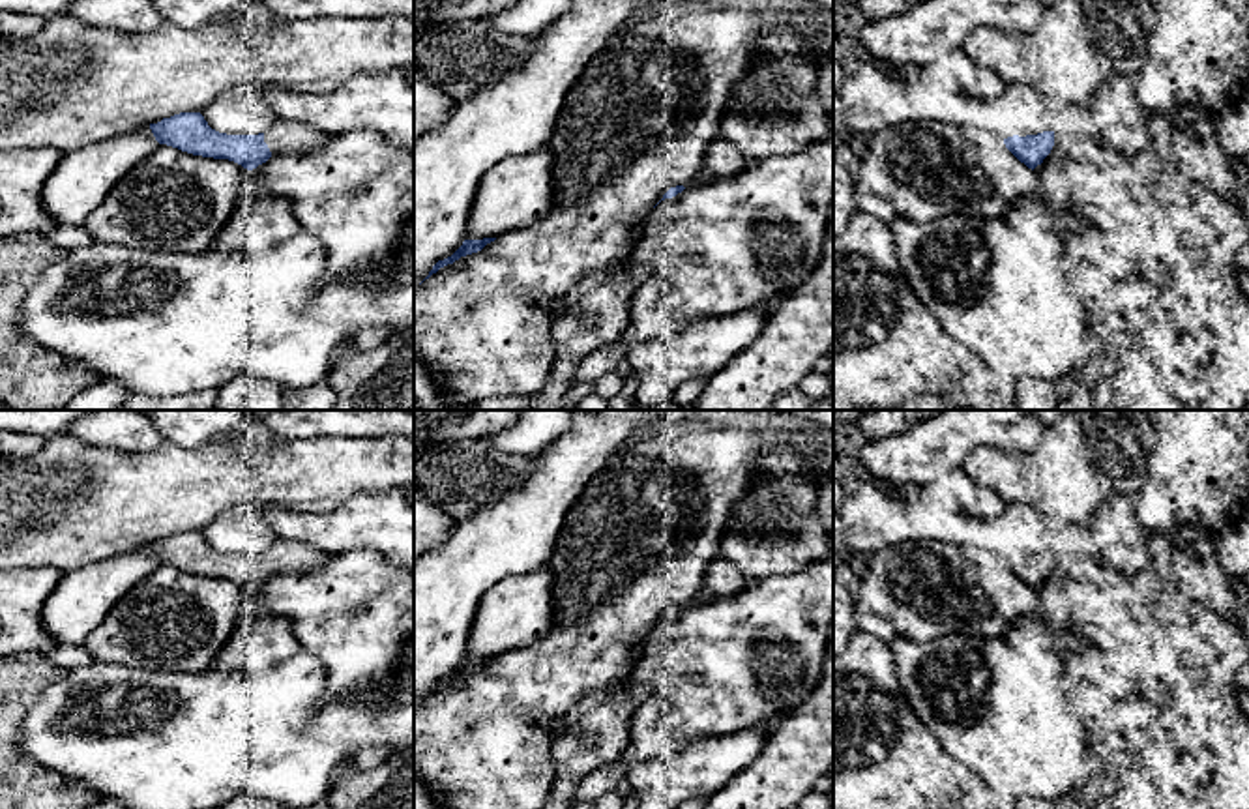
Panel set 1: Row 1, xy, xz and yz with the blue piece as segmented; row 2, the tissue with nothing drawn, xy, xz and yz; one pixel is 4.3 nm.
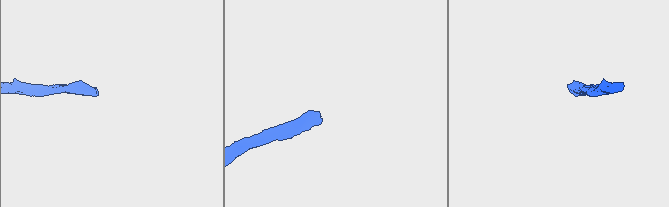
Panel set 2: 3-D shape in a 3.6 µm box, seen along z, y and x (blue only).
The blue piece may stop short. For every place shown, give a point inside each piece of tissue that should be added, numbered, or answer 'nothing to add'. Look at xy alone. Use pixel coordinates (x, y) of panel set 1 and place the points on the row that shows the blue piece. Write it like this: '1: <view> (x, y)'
1: xy (283, 137)

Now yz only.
nothing to add

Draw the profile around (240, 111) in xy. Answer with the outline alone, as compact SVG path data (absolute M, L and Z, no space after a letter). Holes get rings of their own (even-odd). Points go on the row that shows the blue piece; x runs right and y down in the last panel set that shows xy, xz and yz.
M249 88L228 90L200 114L212 129L227 135L258 135L277 122L266 101L266 92Z

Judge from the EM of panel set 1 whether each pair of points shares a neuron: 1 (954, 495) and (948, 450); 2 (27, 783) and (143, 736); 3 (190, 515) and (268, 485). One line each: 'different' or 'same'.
1: different
2: different
3: same

